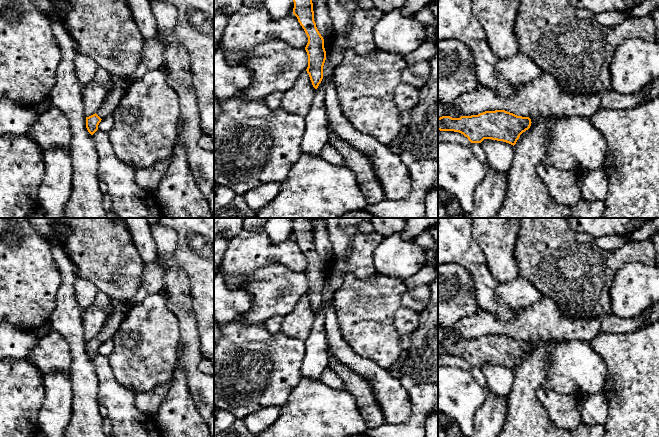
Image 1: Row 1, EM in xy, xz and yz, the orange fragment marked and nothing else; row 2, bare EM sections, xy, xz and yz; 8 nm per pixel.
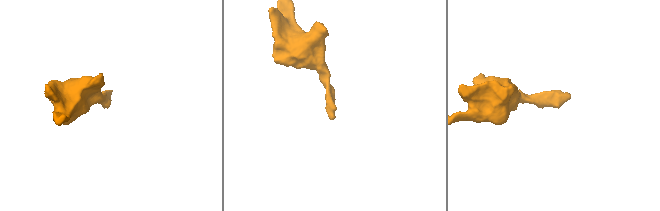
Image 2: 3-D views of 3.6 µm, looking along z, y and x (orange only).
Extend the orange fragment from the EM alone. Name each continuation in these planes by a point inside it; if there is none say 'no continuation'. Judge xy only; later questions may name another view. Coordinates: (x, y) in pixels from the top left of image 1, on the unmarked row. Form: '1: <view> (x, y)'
1: xy (102, 249)

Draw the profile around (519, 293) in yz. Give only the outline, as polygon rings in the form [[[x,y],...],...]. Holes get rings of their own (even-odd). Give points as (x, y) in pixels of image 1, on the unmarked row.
[[[521,277],[500,284],[496,292],[498,304],[502,308],[508,306],[512,309],[529,307],[543,296],[531,282]]]

